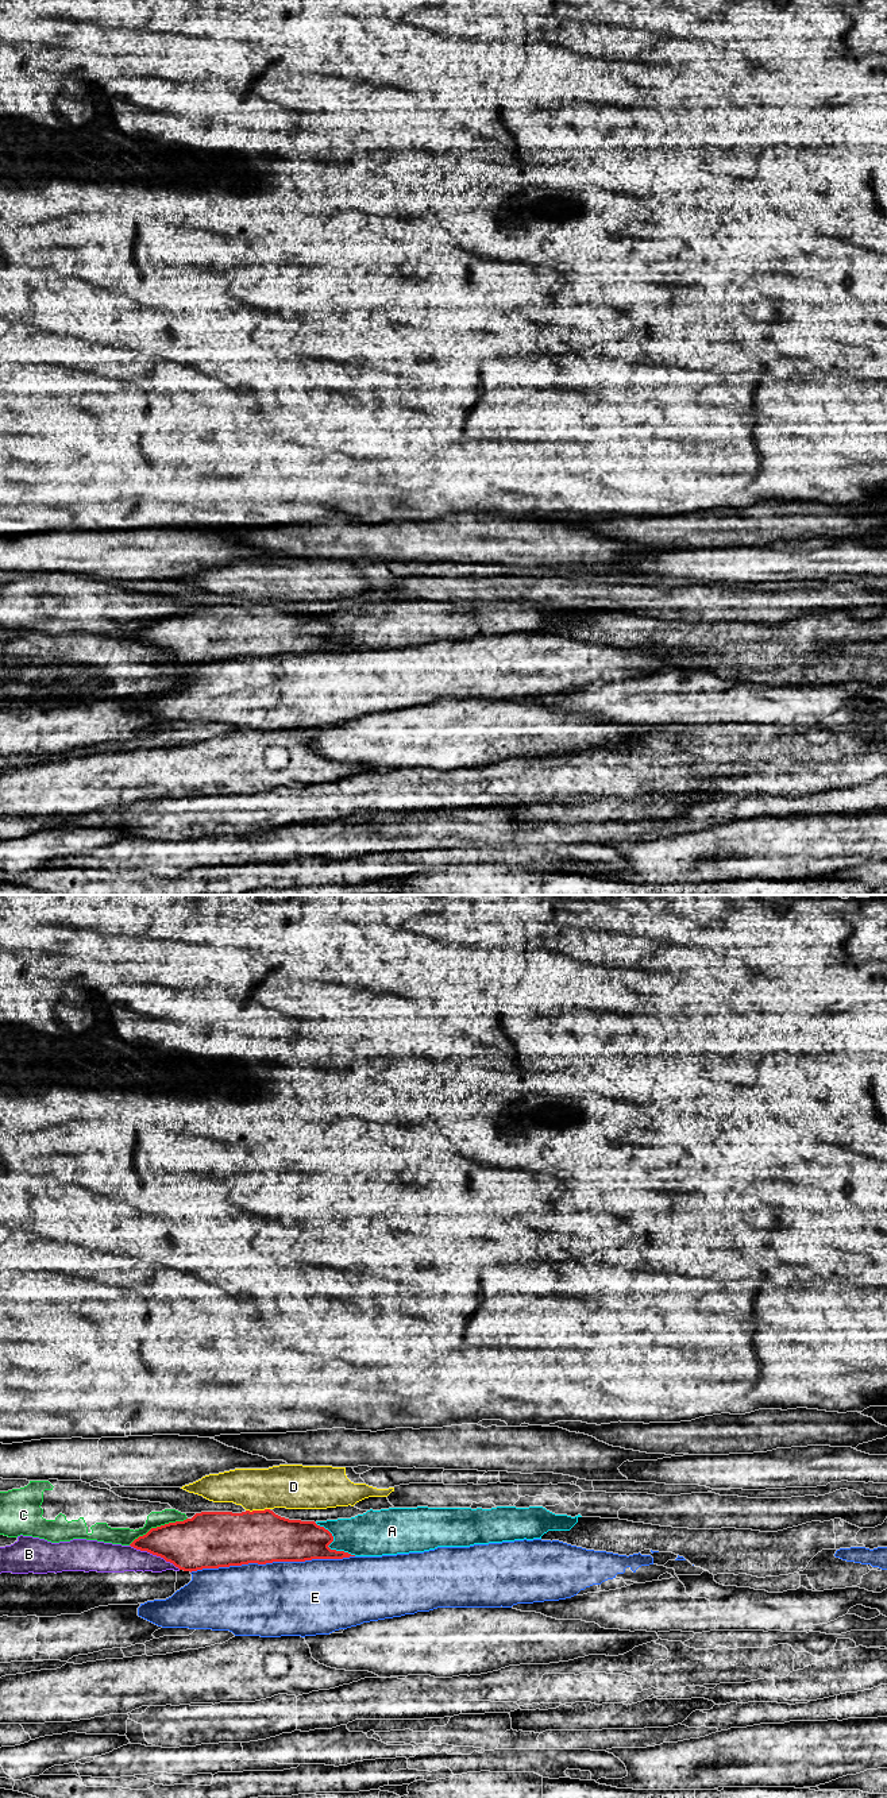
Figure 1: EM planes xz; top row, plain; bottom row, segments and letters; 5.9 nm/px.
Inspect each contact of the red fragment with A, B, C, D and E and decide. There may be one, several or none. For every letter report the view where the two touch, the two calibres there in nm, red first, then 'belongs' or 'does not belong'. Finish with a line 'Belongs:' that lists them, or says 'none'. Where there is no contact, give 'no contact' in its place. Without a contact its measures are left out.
A: meets red in xz; 260 nm thick on the red side, 260 nm on the other; does not belong
B: meets red in xz; 320 nm thick on the red side, 180 nm on the other; does not belong
C: meets red in xz; 300 nm thick on the red side, 110 nm on the other; does not belong
D: meets red in xz; 320 nm thick on the red side, 260 nm on the other; does not belong
E: meets red in xz; 320 nm thick on the red side, 440 nm on the other; does not belong
Belongs: none

